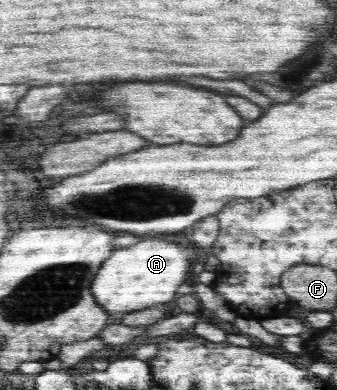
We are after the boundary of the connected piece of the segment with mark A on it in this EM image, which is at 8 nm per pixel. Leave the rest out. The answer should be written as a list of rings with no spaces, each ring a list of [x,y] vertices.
[[[153,238],[141,240],[131,248],[117,248],[105,260],[105,264],[101,264],[101,270],[91,284],[93,298],[107,314],[130,313],[153,304],[165,304],[175,298],[175,290],[185,282],[191,264],[191,260],[183,256],[177,244]]]

